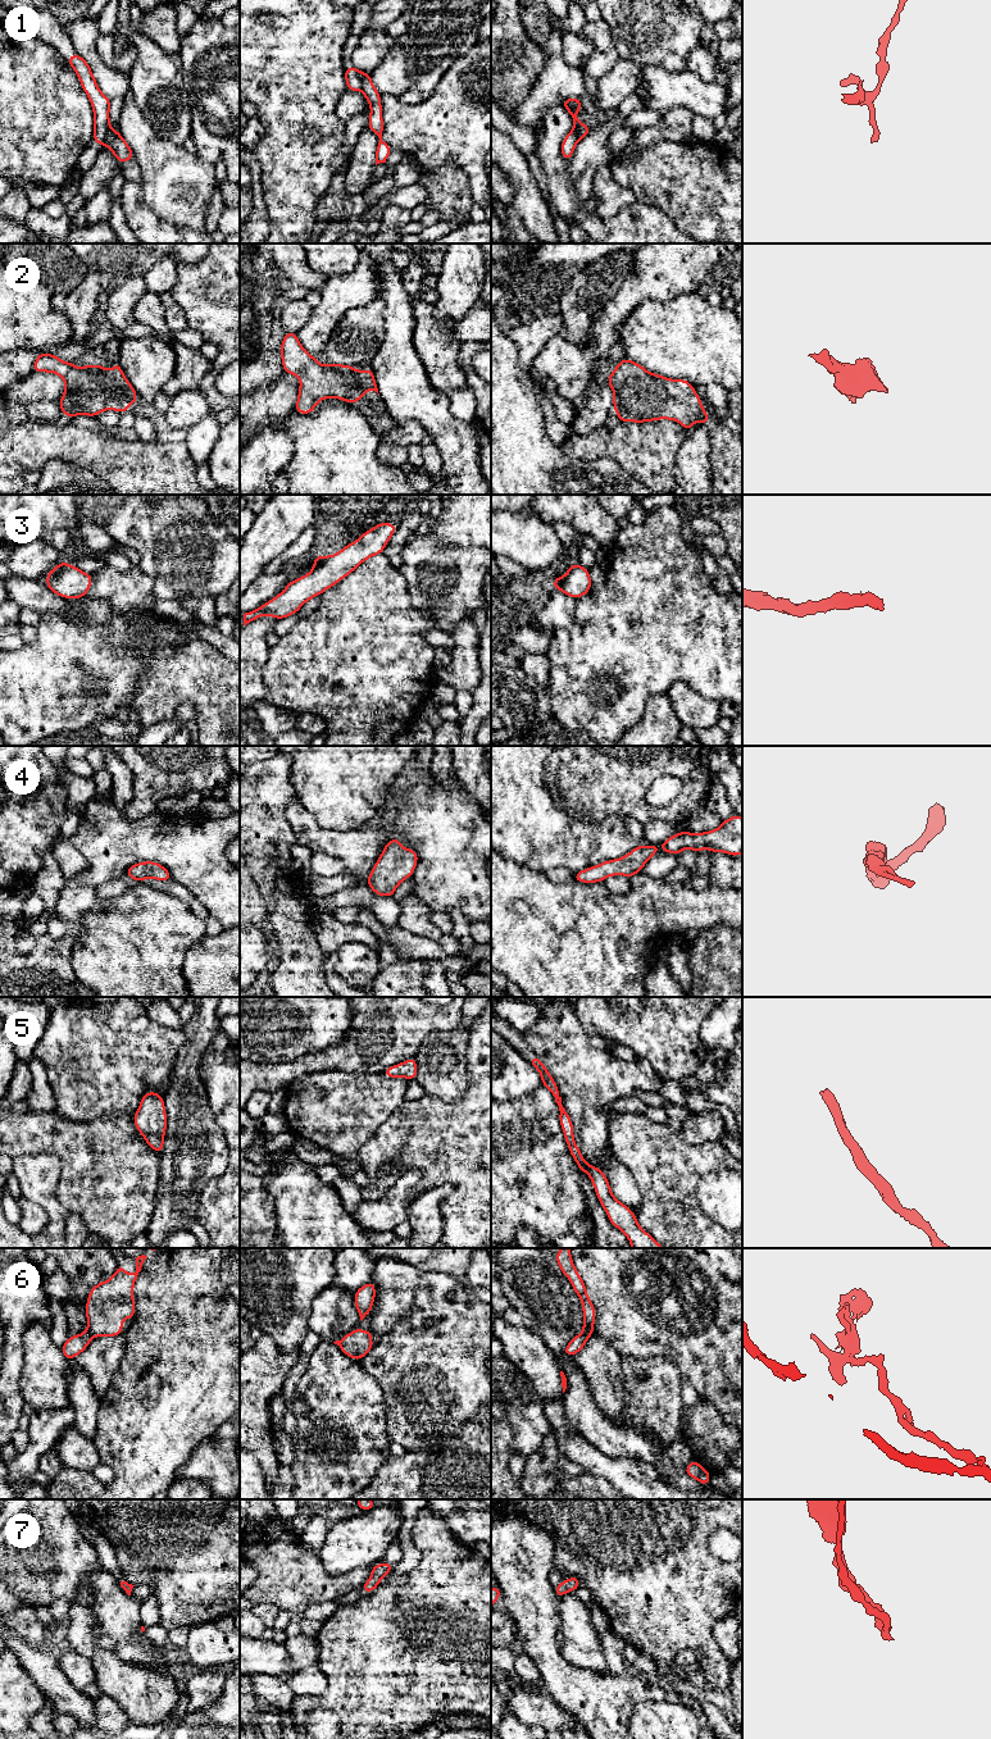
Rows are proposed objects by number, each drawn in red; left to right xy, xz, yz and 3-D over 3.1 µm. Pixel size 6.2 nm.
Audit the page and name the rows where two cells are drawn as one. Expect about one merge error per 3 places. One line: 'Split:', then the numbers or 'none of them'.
Split: 1, 6

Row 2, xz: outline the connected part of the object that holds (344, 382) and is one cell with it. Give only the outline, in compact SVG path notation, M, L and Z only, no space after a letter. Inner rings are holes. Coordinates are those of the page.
M286 332L281 345L283 372L300 378L295 411L310 414L323 399L341 399L355 405L367 391L378 388L373 369L362 372L353 365L328 364L323 367L301 346L297 333ZM378 393L379 395L379 393Z

